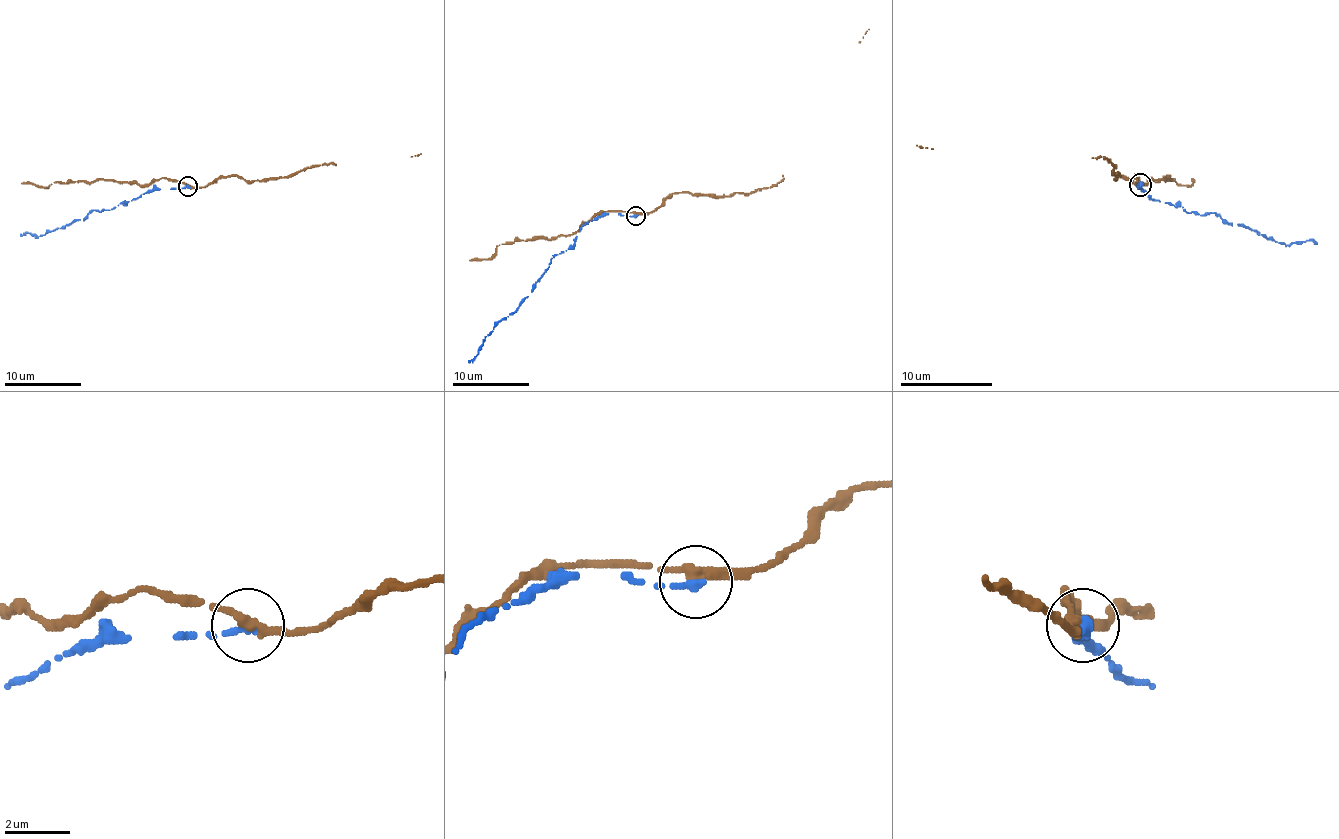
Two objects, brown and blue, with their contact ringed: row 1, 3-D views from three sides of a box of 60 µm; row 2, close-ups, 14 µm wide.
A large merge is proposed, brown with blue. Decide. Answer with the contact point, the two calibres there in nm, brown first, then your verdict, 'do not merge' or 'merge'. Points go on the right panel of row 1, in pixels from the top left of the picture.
place (1140, 184); calibres 280 and 280 nm; do not merge

